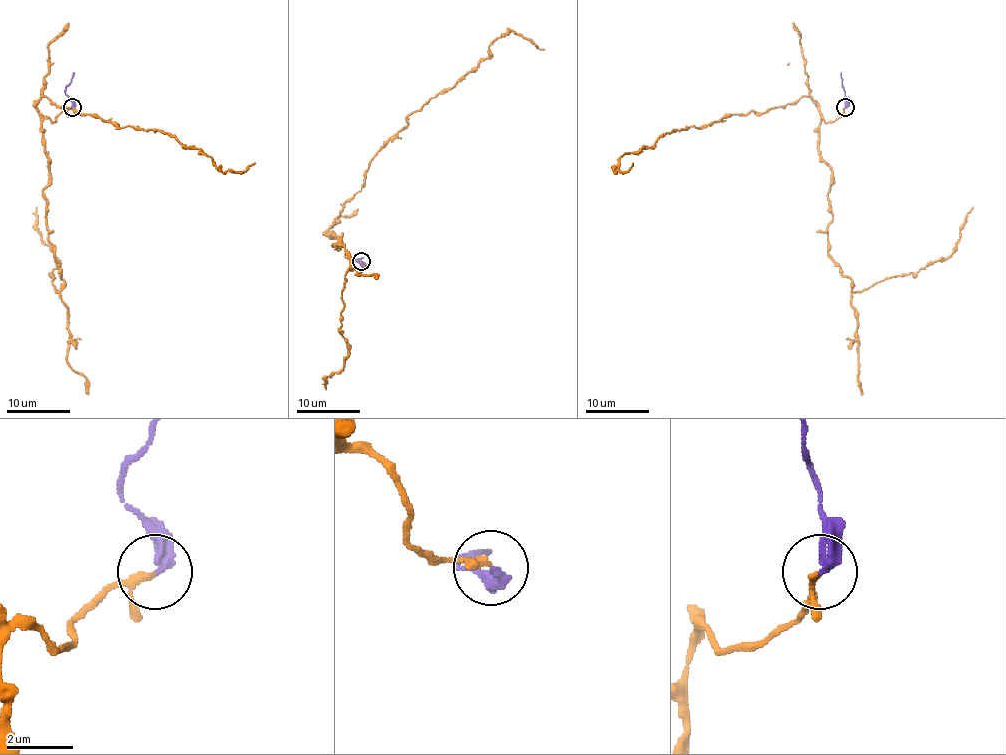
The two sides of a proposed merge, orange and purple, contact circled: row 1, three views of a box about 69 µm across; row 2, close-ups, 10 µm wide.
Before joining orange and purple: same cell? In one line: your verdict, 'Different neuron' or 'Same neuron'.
Same neuron

